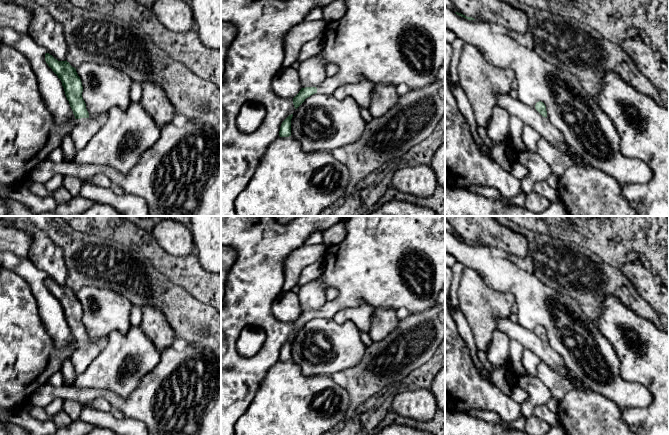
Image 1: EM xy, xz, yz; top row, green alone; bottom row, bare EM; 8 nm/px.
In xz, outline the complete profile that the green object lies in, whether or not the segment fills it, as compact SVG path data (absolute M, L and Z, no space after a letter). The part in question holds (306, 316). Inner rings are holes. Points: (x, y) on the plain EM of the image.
M345 216L345 218L346 236L340 243L327 248L323 257L324 267L320 277L327 289L336 288L338 290L338 296L332 301L326 301L317 311L301 312L299 317L293 322L295 333L297 333L306 322L315 317L332 318L338 311L357 306L361 303L366 303L373 307L390 308L394 310L406 308L409 313L415 314L437 306L437 296L445 289L445 216Z

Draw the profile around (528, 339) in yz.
M500 318L496 330L507 334L510 339L518 341L524 348L531 350L540 361L545 362L554 371L560 372L570 380L576 380L567 368L563 358L550 346L548 341L543 341L535 331L522 327L510 318Z

